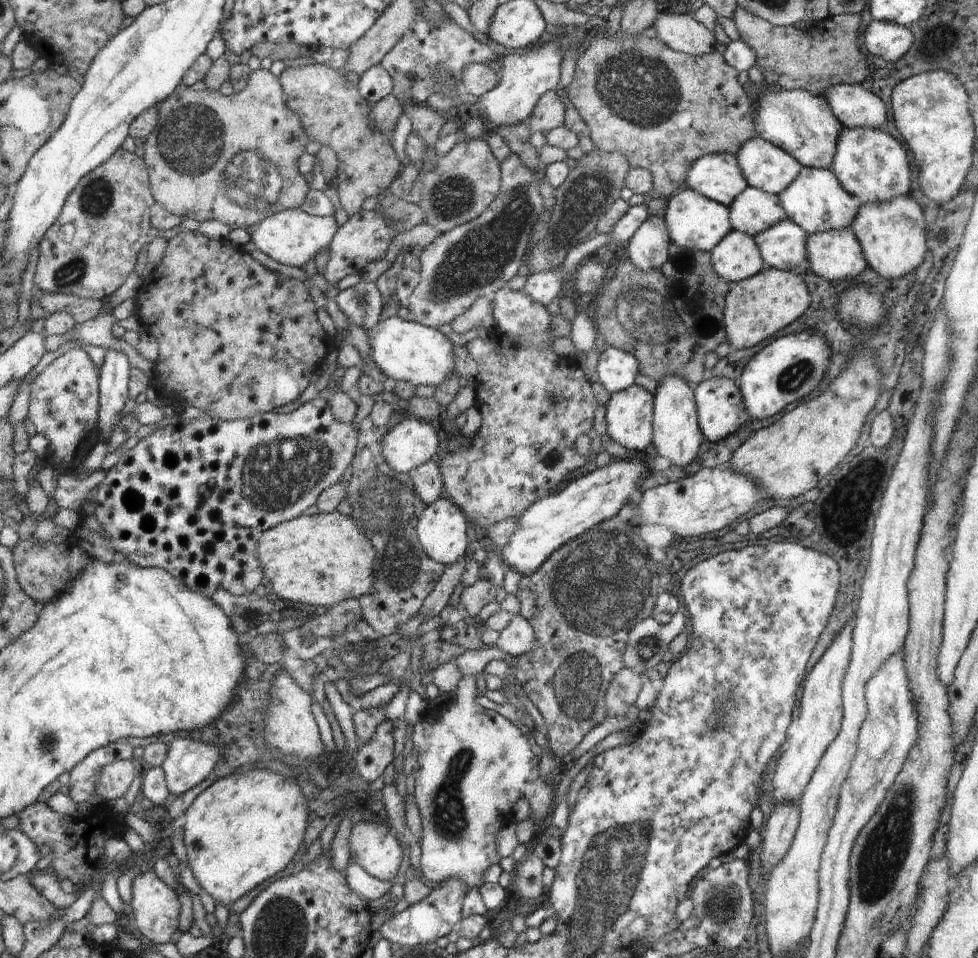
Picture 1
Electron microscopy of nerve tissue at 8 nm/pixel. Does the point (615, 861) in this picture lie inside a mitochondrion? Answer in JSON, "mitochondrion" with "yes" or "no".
{"mitochondrion":"yes"}

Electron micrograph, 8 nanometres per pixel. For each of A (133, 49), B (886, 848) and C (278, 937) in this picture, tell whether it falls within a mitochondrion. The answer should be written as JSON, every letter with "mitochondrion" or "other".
{"A":"mitochondrion","B":"mitochondrion","C":"mitochondrion"}

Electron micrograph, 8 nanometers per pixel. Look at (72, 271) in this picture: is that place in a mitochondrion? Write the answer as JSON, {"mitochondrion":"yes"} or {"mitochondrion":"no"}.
{"mitochondrion":"yes"}

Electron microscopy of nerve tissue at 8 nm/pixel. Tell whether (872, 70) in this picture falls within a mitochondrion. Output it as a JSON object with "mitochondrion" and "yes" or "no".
{"mitochondrion":"no"}

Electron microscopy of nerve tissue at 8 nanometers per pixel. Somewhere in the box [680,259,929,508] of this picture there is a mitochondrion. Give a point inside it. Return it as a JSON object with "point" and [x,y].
{"point":[800,375]}

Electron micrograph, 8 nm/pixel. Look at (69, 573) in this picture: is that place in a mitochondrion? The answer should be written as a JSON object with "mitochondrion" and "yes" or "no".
{"mitochondrion":"no"}

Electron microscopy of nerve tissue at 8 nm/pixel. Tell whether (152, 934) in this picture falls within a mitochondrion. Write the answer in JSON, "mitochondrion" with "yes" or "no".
{"mitochondrion":"no"}

